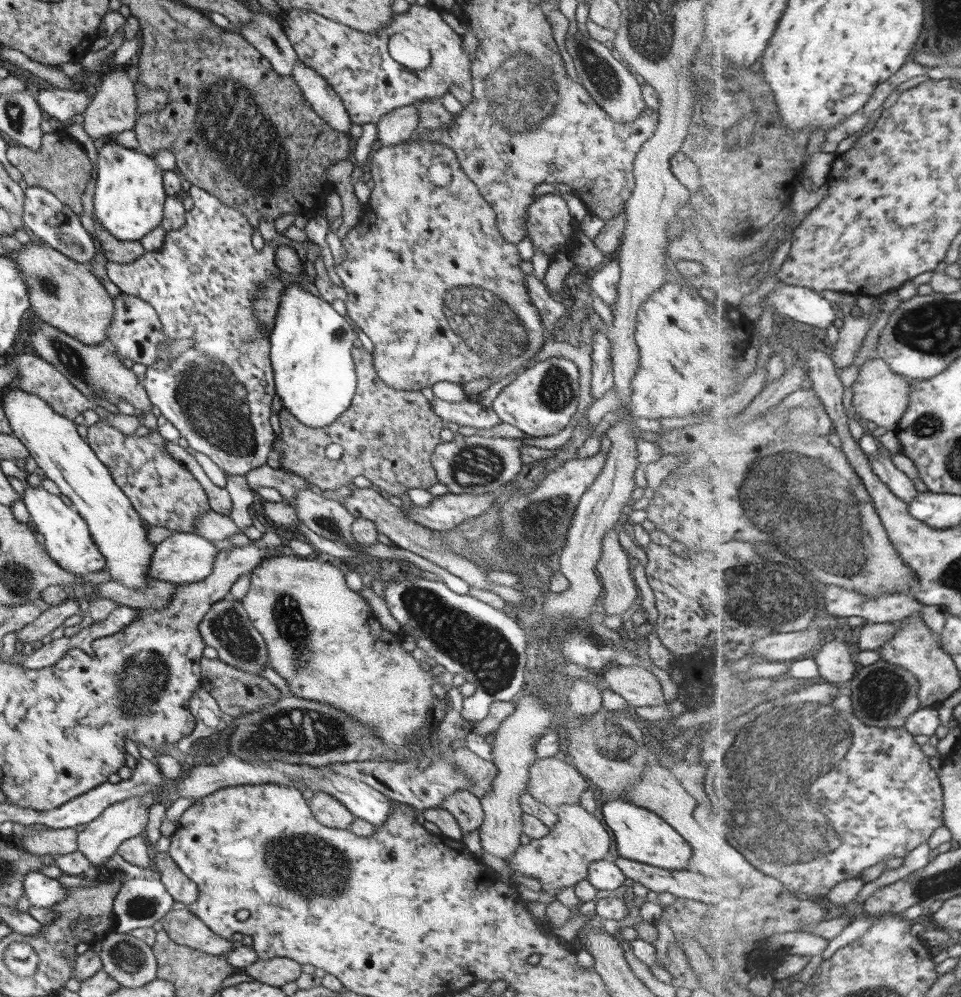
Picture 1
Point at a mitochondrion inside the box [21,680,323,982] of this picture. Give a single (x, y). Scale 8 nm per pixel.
(130, 957)

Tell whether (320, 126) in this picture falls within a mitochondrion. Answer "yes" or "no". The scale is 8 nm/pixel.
no

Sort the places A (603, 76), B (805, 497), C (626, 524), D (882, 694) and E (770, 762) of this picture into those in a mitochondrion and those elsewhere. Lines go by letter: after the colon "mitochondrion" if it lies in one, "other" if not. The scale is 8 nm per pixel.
A: mitochondrion
B: mitochondrion
C: other
D: mitochondrion
E: mitochondrion

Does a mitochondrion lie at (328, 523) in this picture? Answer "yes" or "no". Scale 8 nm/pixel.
yes

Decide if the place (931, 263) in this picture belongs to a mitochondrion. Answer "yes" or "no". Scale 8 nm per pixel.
no

